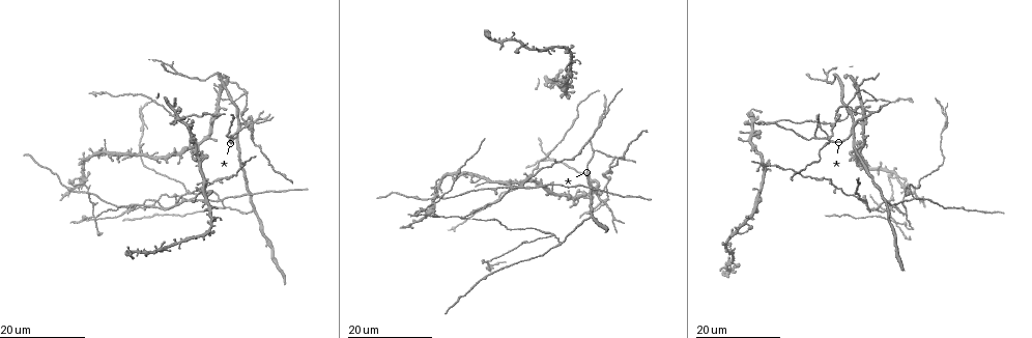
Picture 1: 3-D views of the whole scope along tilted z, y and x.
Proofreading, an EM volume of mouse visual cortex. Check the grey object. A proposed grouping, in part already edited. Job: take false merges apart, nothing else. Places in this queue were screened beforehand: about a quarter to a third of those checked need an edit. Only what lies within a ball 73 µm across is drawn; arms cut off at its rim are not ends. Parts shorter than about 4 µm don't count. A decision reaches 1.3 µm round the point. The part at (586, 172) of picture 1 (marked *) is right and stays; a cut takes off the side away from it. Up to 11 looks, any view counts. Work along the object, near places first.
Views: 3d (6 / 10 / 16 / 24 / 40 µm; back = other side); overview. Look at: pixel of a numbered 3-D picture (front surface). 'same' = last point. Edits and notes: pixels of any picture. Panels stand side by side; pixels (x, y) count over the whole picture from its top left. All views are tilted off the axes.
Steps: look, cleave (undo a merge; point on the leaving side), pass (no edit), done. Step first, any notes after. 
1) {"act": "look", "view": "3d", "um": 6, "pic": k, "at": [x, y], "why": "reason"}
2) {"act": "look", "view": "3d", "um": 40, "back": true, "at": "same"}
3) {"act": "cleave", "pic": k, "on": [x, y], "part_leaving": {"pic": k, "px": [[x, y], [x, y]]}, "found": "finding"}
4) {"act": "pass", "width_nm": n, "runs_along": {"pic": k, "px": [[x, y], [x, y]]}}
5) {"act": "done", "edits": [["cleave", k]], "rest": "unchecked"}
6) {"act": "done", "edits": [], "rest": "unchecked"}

{"act": "look", "view": "3d", "um": 16, "pic": 1, "at": [854, 122], "why": "small branch off a trunk"}

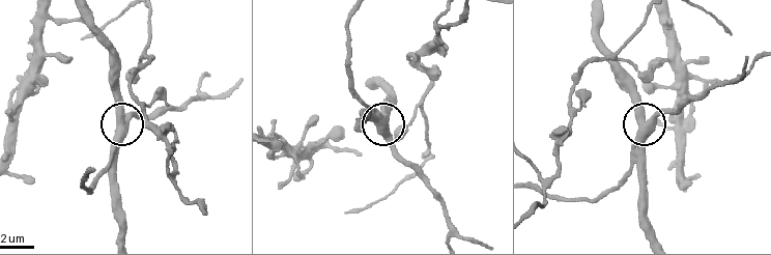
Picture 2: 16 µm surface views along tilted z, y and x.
{"act": "look", "view": "3d", "um": 10, "pic": 2, "at": [387, 129]}

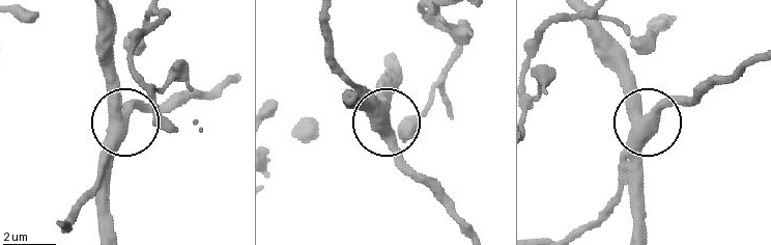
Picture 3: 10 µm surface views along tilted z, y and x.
{"act": "pass", "side_arm_um": 12, "arms": 3, "found": "continuous, no second cell"}

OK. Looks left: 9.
{"act": "look", "view": "3d", "um": 16, "pic": 1, "at": [552, 233], "why": "a fork"}

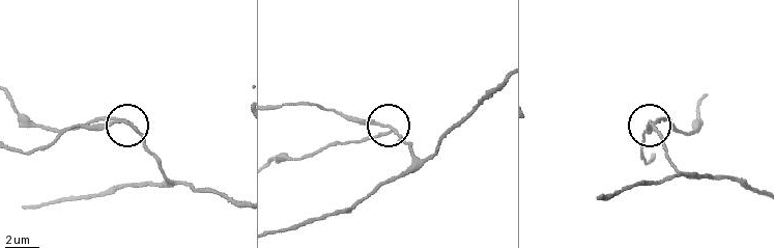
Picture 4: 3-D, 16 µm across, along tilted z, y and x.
{"act": "look", "view": "3d", "um": 10, "pic": 4, "at": [131, 122], "why": "closer look"}

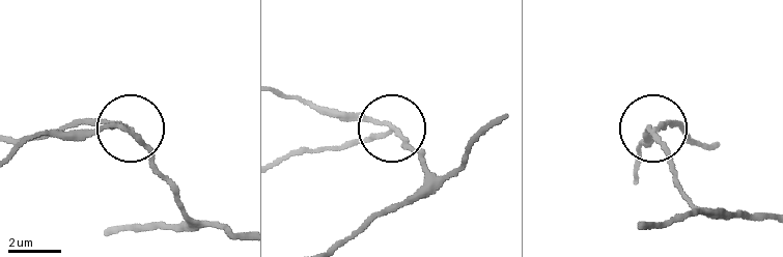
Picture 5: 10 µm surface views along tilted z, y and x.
{"act": "cleave", "pic": 5, "on": [94, 119], "side_arm_um": 43, "part_leaving": {"pic": 5, "px": [[129, 131], [87, 121], [18, 137]]}, "found": "two cells meet here"}

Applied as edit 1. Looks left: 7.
{"act": "look", "view": "overview"}

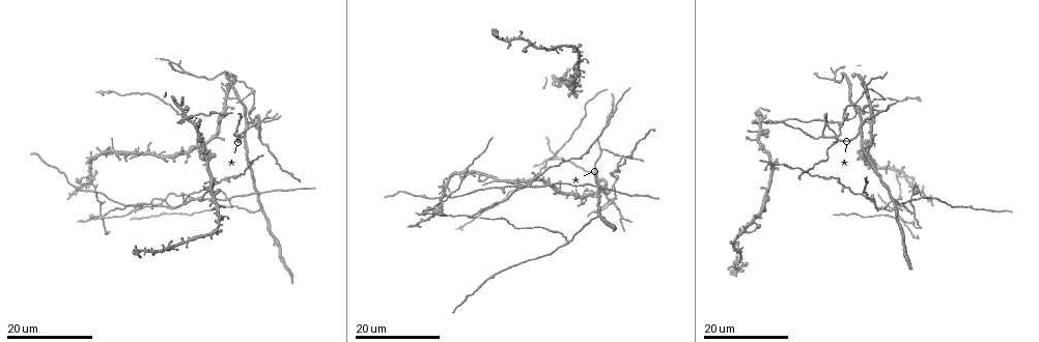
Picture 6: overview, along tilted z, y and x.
{"act": "look", "view": "3d", "um": 16, "pic": 6, "at": [926, 198], "why": "side arm on a straight run"}

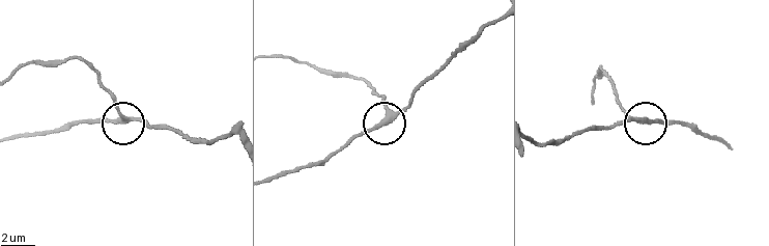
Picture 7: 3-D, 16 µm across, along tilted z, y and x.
{"act": "look", "view": "3d", "um": 6, "pic": 7, "at": [124, 120]}

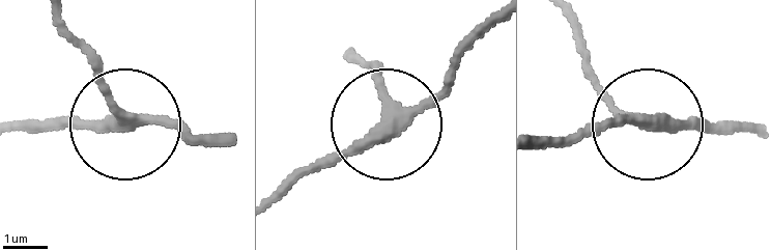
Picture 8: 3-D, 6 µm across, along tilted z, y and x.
{"act": "pass", "runs_along": {"pic": 8, "px": [[212, 143], [159, 118], [35, 130]]}, "found": "continuous, no second cell"}

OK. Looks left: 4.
{"act": "look", "view": "3d", "um": 16, "pic": 6, "at": [911, 214]}

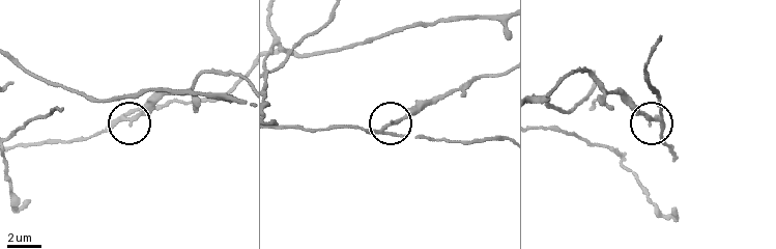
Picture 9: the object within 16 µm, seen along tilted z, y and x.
{"act": "look", "view": "3d", "um": 6, "pic": 9, "at": [388, 127], "why": "closer look"}

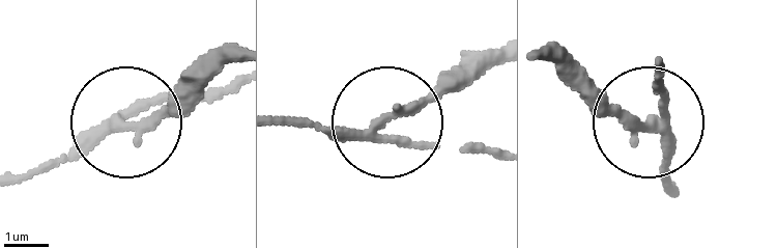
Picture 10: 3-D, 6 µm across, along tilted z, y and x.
{"act": "cleave", "pic": 10, "on": [157, 111], "width_nm": 220, "part_leaving": {"pic": 10, "px": [[659, 124], [619, 111], [548, 55]]}, "found": "a second cell is stuck on"}

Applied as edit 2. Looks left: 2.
{"act": "done", "edits": [["cleave", 5], ["cleave", 10]], "rest": "unchecked"}

